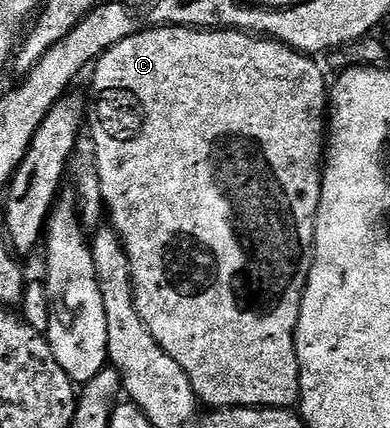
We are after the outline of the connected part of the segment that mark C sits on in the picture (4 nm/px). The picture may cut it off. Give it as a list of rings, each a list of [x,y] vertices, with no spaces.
[[[154,26],[149,30],[137,32],[132,38],[124,38],[124,42],[116,42],[108,51],[103,52],[93,65],[94,81],[88,91],[88,136],[95,144],[96,166],[99,170],[100,194],[105,211],[108,213],[109,223],[115,232],[122,238],[126,247],[128,260],[132,266],[132,286],[134,287],[134,301],[140,318],[156,338],[156,342],[176,362],[180,362],[180,370],[188,374],[188,382],[192,382],[194,393],[198,395],[207,409],[221,410],[223,408],[288,408],[293,409],[299,403],[302,387],[300,386],[300,370],[298,369],[298,355],[294,345],[296,326],[300,318],[302,295],[306,289],[306,279],[310,273],[310,263],[314,257],[314,227],[316,214],[322,197],[322,173],[324,171],[324,149],[328,144],[328,80],[322,73],[313,55],[298,52],[287,44],[278,40],[267,40],[264,36],[255,36],[249,32],[236,32],[233,30],[215,30],[212,28],[171,28],[169,26]]]

